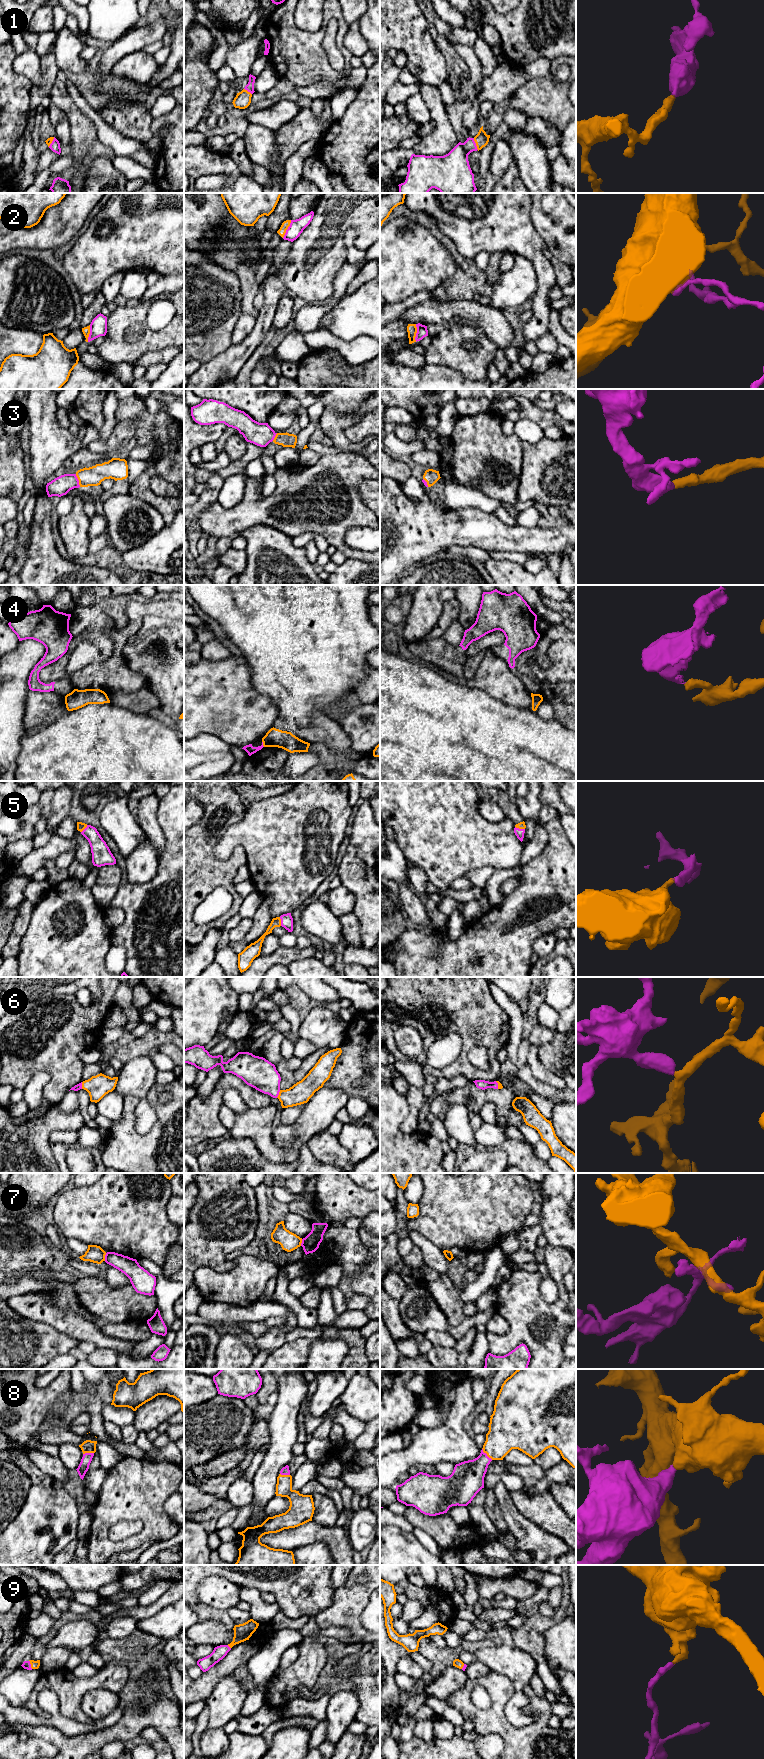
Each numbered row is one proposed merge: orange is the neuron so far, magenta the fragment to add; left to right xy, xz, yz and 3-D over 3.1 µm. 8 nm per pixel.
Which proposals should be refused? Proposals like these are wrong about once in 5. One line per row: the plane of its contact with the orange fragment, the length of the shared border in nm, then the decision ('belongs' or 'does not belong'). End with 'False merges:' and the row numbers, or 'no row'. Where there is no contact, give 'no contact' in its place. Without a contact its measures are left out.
1: meets orange in yz; contact 100 nm long; belongs
2: meets orange in xz; contact 160 nm long; does not belong
3: meets orange in xy; contact 110 nm long; belongs
4: meets orange in xz; contact 50 nm long; does not belong
5: meets orange in yz; contact 80 nm long; belongs
6: meets orange in xz; contact 70 nm long; belongs
7: meets orange in xy; contact 70 nm long; does not belong
8: meets orange in yz; contact 130 nm long; belongs
9: meets orange in xy; contact 80 nm long; belongs
False merges: 2, 4, 7

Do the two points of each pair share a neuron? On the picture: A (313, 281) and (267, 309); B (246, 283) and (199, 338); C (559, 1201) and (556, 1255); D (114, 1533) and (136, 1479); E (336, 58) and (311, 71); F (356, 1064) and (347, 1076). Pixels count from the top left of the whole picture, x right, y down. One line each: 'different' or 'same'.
A: same
B: different
C: different
D: different
E: different
F: same

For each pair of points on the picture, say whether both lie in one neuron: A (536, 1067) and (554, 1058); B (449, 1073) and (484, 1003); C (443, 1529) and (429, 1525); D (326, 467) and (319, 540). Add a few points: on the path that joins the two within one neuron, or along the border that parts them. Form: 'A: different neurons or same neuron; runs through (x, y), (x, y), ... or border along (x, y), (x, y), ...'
A: different neurons; border along (538, 1047), (539, 1060), (549, 1070), (562, 1078)
B: same neuron; runs through (463, 1056), (466, 1046), (478, 1026), (478, 1020)
C: same neuron; runs through (440, 1527), (432, 1525)
D: different neurons; border along (316, 533), (320, 534), (330, 544)

